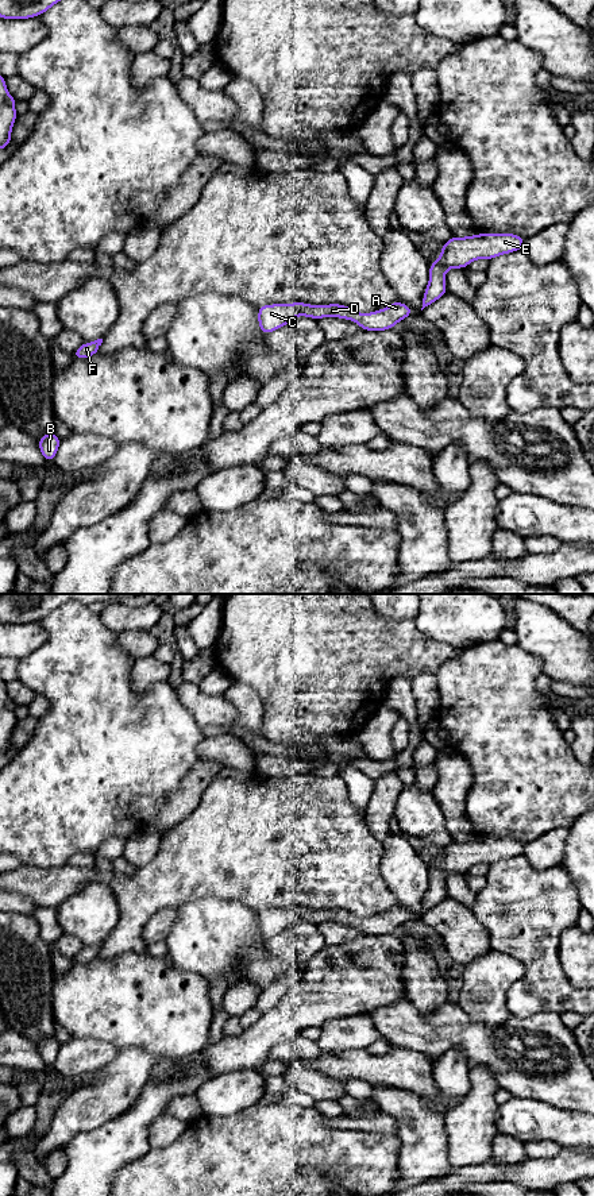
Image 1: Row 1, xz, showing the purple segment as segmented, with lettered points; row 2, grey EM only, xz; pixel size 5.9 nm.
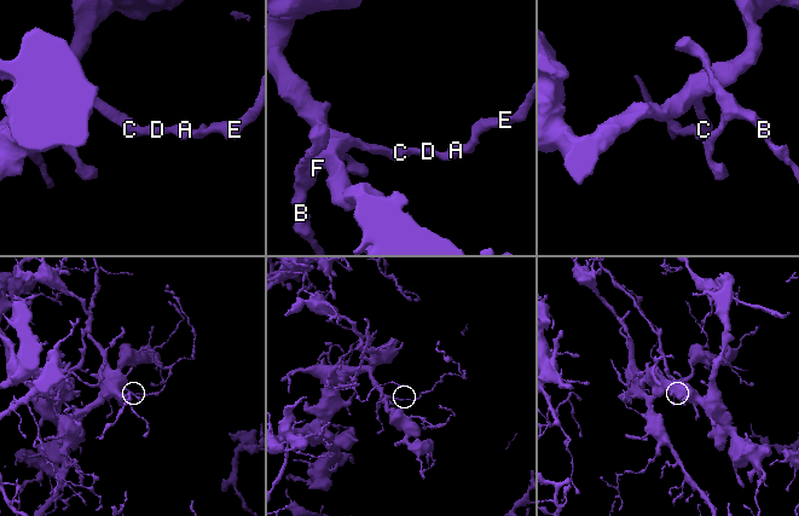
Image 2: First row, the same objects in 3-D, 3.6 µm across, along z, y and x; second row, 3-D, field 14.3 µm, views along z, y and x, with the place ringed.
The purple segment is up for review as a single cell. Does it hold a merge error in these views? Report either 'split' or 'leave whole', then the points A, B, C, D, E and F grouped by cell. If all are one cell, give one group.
leave whole; A B C D E F

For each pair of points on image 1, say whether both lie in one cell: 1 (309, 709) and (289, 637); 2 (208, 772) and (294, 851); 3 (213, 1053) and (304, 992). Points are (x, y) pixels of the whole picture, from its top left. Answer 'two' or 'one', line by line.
1: one
2: two
3: one

